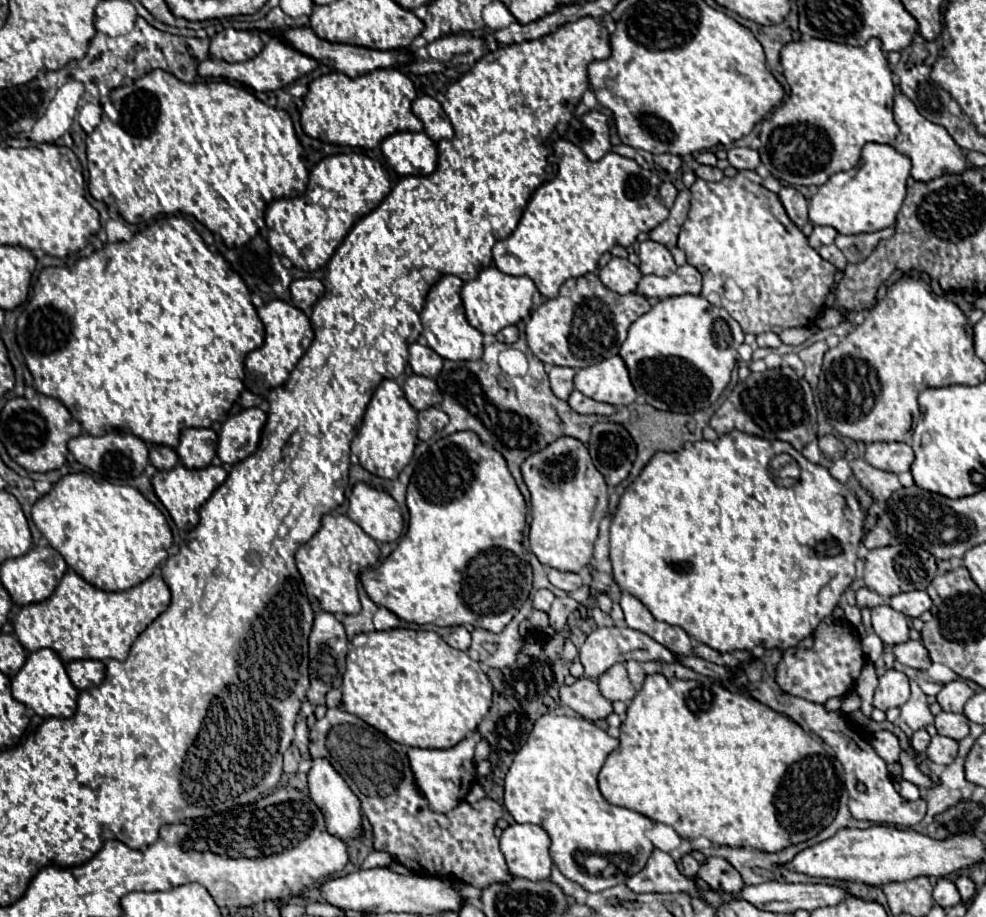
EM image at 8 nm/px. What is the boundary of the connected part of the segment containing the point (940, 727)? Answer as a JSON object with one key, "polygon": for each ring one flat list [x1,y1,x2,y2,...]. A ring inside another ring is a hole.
{"polygon":[[941,711,935,717,935,727,939,735,951,737,955,741,963,739,969,735,969,725,967,725,967,717,965,715,957,715,957,713,945,713]]}

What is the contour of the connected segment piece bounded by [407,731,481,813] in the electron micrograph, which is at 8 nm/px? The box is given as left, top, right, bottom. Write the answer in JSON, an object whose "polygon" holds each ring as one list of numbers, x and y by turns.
{"polygon":[[469,733,463,741,459,741,455,747,449,749,409,749,409,765,415,775,415,785,427,799,429,809,435,813,449,813,453,807,457,807,469,789,475,785,475,763,473,763,473,751,479,743,479,733]]}

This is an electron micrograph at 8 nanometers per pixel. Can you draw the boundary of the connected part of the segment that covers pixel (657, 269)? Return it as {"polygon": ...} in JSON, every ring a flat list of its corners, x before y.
{"polygon":[[647,239,639,245,639,259,641,259,639,271,643,275,663,277,663,275,675,273,675,269,677,269,669,249,657,241,651,241,651,239]]}

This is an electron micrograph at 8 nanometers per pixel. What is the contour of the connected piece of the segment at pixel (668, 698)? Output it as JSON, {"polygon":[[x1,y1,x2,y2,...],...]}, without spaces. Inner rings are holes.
{"polygon":[[647,675,643,687,637,691,633,701,627,707,627,717,619,727,619,747,609,753,605,759,601,771,599,771,599,791,605,797,607,803,633,809,657,823,671,825,683,839,695,839,695,837,707,837,715,845,729,845,729,847,751,847,757,851,777,853,785,847,797,845,801,841,807,841,815,837,819,831,823,831,837,815,843,783,837,775,835,757,831,757,825,747,813,737,811,733,803,731,801,725,791,721,787,715,781,715,773,711,771,707,759,703,751,695,745,693,731,693,729,689,717,685,717,683,699,683,699,681,681,681,681,679,667,679,663,675]]}

